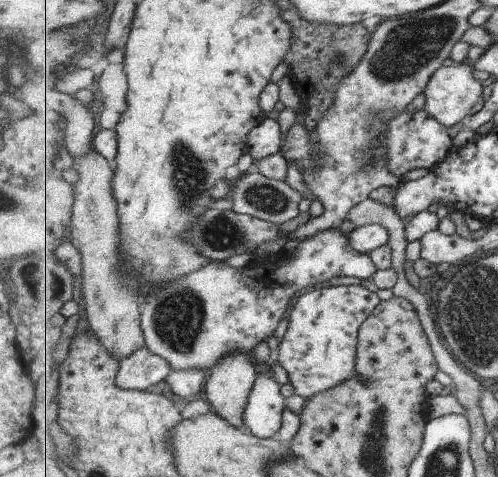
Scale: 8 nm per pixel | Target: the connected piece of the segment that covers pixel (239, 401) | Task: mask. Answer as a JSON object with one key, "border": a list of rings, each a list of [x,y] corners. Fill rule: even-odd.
{"border":[[[266,342],[257,344],[251,353],[250,355],[237,352],[235,356],[227,356],[227,360],[223,360],[217,368],[211,368],[205,385],[207,403],[211,406],[211,409],[216,411],[219,416],[227,418],[229,424],[235,424],[237,428],[243,429],[245,425],[243,414],[245,414],[247,400],[249,400],[251,390],[253,390],[255,382],[258,380],[255,363],[266,366],[273,357],[273,353],[268,349]],[[252,357],[256,360],[255,363],[251,362]]]}

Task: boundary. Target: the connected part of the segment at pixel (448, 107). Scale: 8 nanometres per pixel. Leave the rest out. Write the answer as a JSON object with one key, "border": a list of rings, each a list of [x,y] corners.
{"border":[[[462,63],[438,68],[422,92],[425,97],[423,110],[427,110],[429,116],[439,120],[441,124],[447,127],[457,124],[457,122],[466,122],[471,115],[471,110],[475,108],[475,104],[482,99],[482,81],[473,76],[474,69],[469,64]]]}

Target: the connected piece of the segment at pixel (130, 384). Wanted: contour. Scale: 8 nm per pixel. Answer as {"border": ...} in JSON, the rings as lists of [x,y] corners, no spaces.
{"border":[[[145,347],[121,363],[117,384],[123,390],[147,390],[172,374],[169,360],[153,354]]]}

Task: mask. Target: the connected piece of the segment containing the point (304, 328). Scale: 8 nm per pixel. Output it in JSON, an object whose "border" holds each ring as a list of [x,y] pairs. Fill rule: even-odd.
{"border":[[[353,282],[313,290],[298,298],[284,339],[275,352],[277,362],[287,372],[295,394],[304,400],[314,399],[355,376],[363,324],[374,315],[381,303],[375,292]]]}

